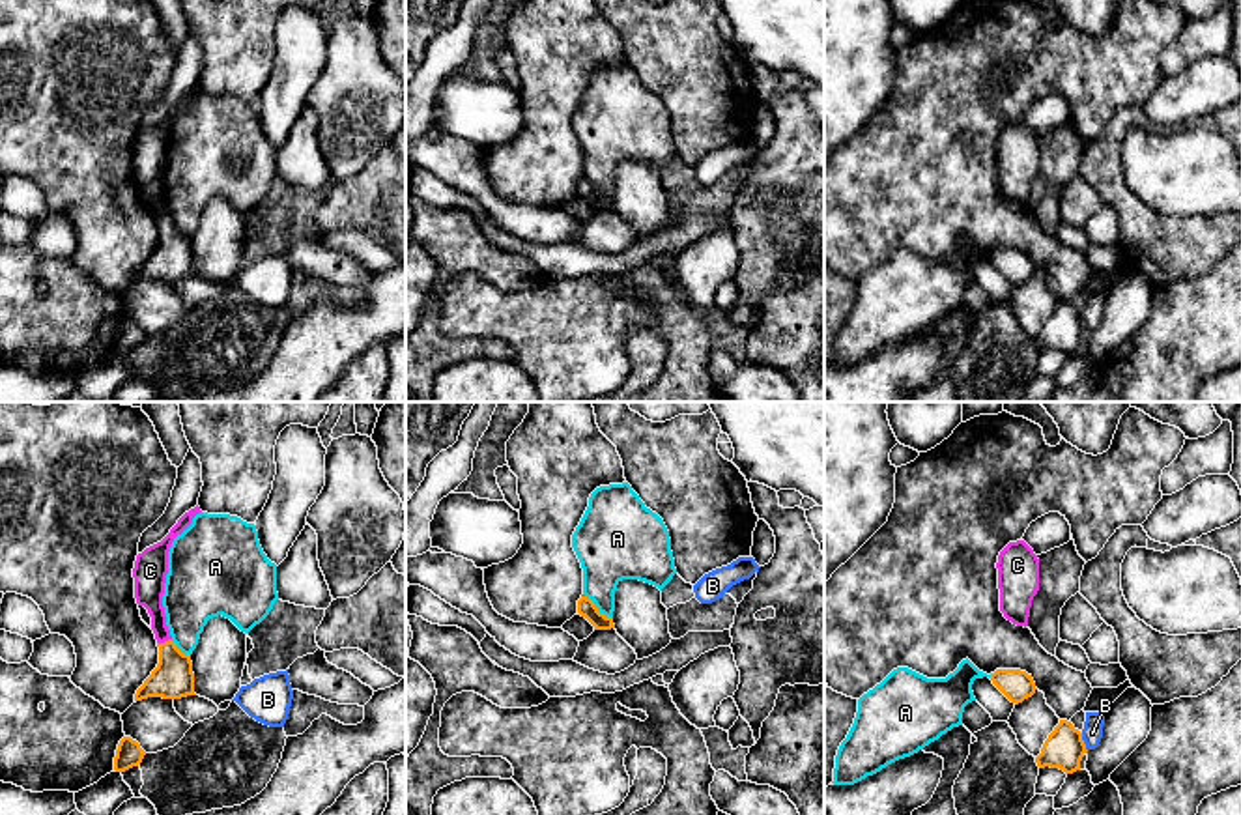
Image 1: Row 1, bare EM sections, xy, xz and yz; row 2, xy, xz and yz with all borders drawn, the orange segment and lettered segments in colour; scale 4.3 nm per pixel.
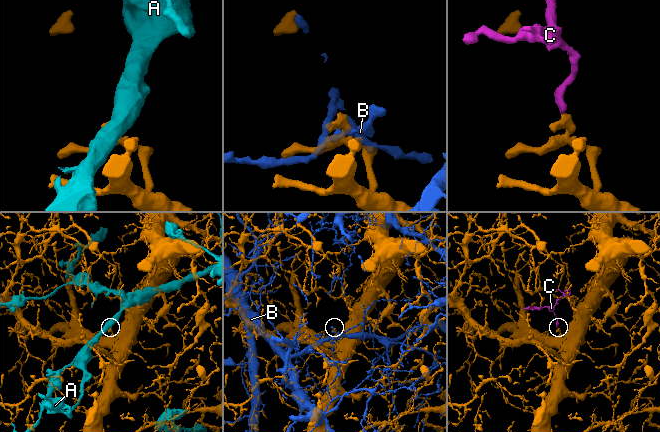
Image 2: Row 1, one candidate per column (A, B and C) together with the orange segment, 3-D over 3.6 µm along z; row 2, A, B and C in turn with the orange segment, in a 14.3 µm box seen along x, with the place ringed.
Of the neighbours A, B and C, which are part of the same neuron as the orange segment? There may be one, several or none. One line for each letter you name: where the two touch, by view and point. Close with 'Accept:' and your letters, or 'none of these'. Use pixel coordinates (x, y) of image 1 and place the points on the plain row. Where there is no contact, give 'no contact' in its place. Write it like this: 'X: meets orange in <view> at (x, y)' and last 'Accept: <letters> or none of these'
C: meets orange in xy at (165, 223)
Accept: C

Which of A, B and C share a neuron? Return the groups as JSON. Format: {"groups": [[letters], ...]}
{"groups": [["A"], ["B"], ["C"]]}

